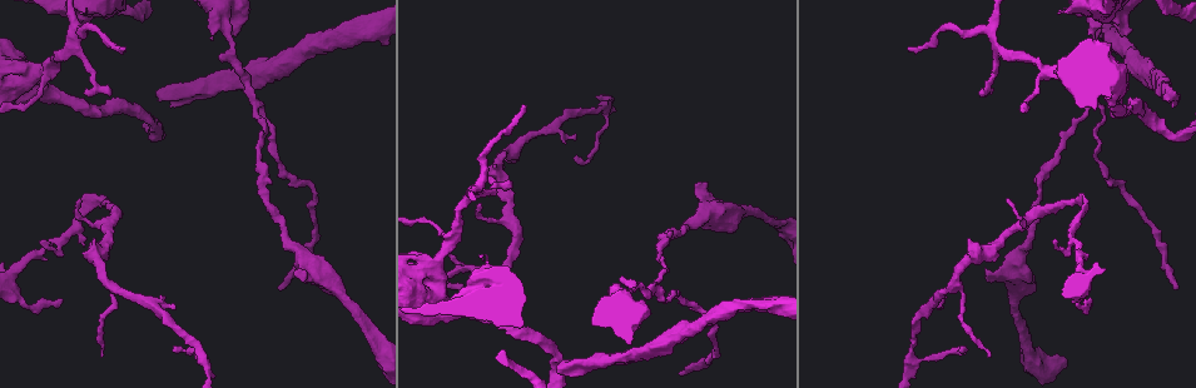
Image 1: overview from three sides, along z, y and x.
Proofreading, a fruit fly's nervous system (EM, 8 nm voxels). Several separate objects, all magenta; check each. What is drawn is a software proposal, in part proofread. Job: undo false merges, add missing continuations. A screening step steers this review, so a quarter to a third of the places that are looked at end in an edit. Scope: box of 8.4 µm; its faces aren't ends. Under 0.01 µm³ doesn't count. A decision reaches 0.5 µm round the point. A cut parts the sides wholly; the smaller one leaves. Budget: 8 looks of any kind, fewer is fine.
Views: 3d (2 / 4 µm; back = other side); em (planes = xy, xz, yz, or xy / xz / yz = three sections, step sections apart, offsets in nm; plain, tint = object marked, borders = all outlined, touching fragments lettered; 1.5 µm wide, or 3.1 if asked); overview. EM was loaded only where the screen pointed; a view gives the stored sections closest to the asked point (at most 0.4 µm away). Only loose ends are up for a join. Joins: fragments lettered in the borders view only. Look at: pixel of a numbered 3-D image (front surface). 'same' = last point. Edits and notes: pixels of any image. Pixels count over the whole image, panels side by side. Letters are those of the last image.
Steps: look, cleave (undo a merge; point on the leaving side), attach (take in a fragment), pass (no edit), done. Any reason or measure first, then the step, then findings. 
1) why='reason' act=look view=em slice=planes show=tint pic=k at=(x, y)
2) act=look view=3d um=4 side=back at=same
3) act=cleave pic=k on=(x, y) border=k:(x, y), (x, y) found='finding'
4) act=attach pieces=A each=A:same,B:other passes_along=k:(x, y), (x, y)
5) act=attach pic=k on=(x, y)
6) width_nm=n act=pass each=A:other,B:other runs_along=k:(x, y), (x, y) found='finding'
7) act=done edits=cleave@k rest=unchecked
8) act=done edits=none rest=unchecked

why='arms part here' act=look view=em slice=planes show=borders pic=1 at=(1047, 72)

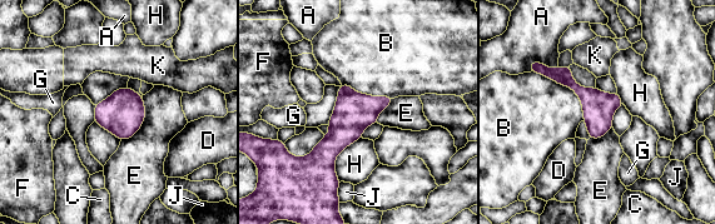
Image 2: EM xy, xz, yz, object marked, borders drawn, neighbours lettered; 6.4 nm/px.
longest_contact=B:460nm act=cleave pic=2 on=(343, 88) each=A:other,B:other,C:other,D:other,E:other,F:other,G:other,H:other,J:other,K:other found='two cells meet here'

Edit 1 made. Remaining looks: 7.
why='branch stops here' act=look view=em slice=planes show=borders pic=1 at=(985, 267)

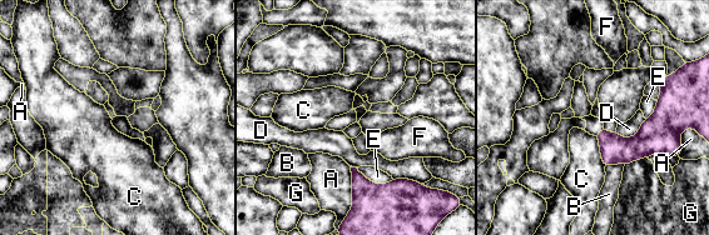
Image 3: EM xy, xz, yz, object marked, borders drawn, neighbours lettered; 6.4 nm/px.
longest_contact=A:260nm act=pass each=A:other,B:other,C:other,D:other,E:other,F:other,G:other runs_along=3:(664, 88), (664, 118), (606, 161) found='no lettered fragment goes on from it'

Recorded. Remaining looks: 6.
why='an open end' act=look view=em slice=planes show=borders pic=1 at=(61, 299)

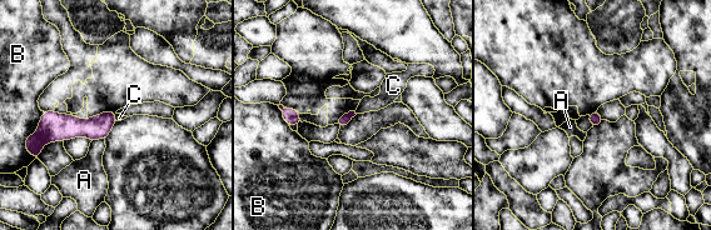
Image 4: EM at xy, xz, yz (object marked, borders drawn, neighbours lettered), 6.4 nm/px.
longest_contact=B:190nm act=pass each=A:other,B:other,C:other found='no lettered fragment goes on from it'

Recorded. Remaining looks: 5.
act=done edits=cleave@2 rest=unchecked

